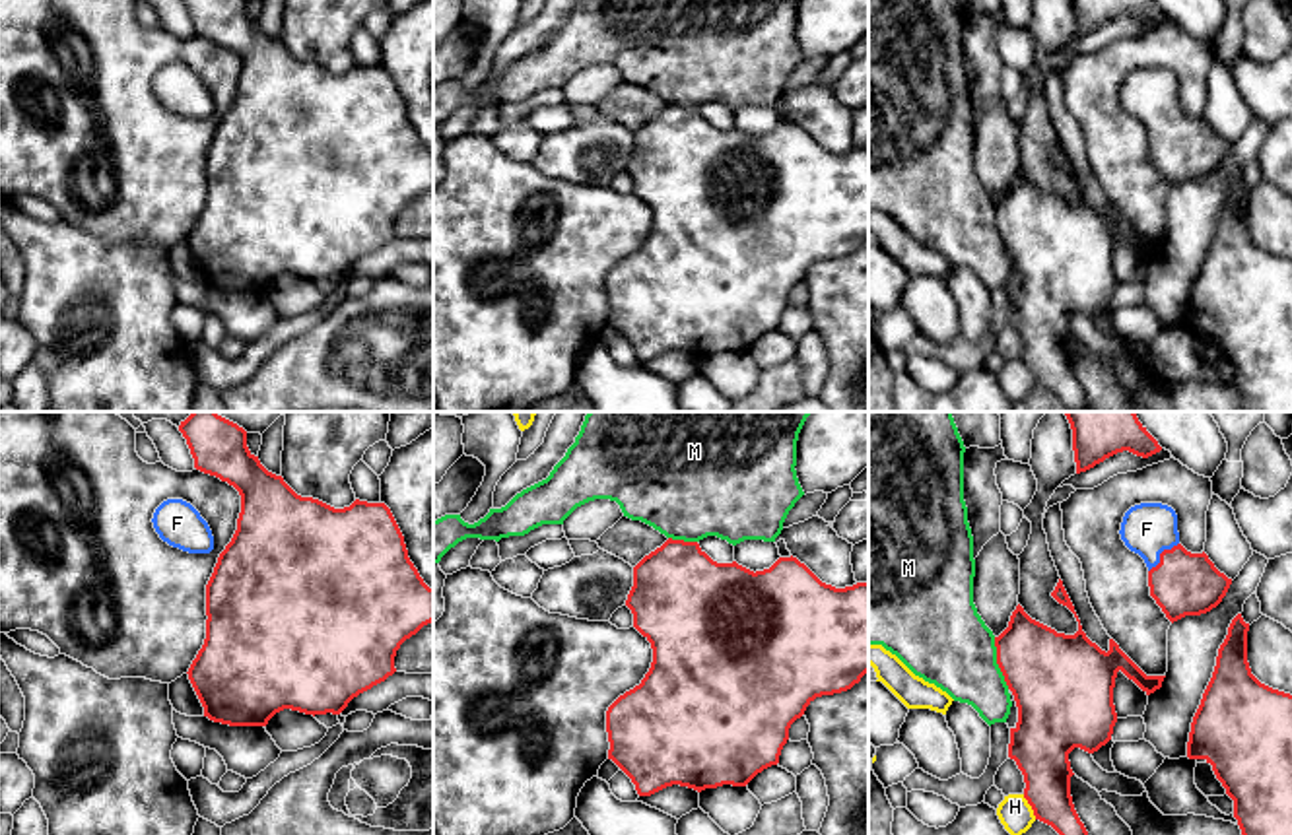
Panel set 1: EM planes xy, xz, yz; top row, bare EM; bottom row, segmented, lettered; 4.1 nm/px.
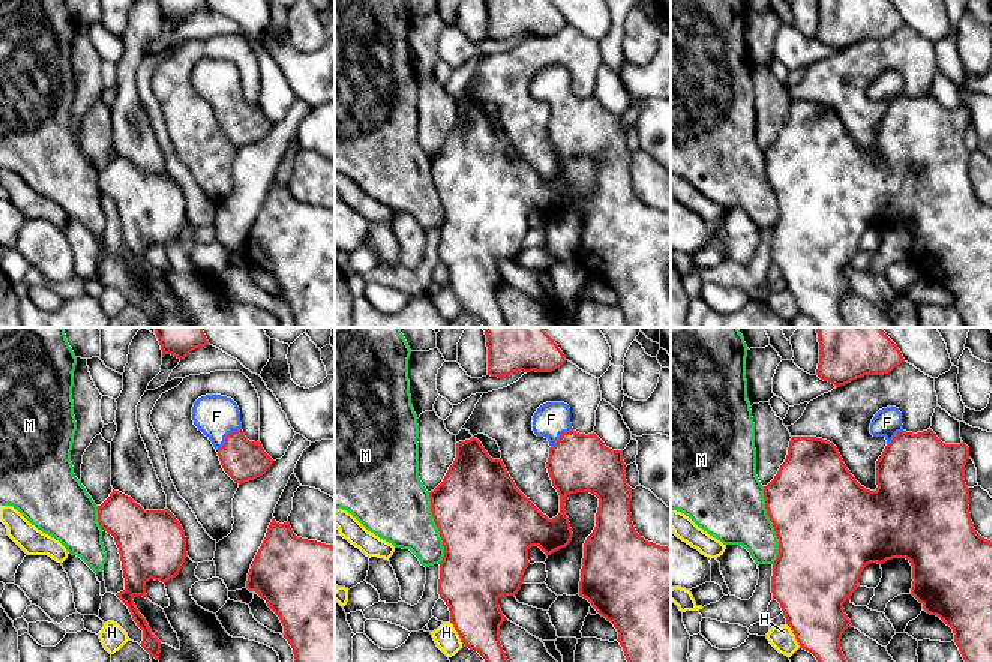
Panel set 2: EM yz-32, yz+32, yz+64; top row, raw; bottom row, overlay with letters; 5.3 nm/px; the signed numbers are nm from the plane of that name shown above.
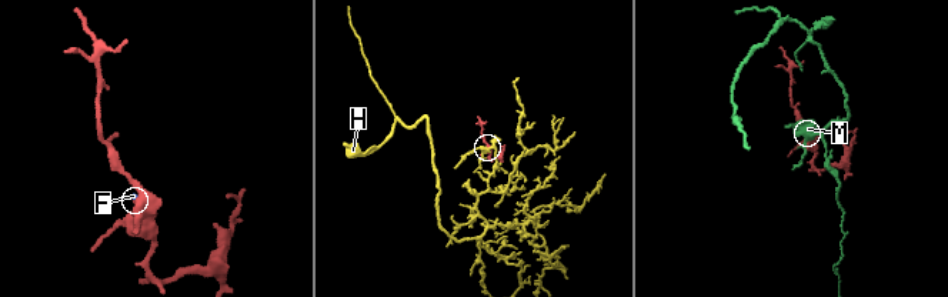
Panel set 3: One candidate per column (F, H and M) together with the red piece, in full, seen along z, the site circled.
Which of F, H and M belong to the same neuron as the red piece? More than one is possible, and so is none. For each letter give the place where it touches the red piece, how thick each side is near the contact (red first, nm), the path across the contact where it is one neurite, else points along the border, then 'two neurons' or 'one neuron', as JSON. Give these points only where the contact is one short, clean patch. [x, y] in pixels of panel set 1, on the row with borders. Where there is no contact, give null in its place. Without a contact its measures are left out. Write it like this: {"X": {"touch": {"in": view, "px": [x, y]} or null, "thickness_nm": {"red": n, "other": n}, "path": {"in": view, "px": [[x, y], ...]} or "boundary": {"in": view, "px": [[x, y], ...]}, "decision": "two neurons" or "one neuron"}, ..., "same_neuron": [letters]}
{"F": {"touch": {"in": "yz", "px": [1160, 554]}, "thickness_nm": {"red": 260, "other": 220}, "path": {"in": "yz", "px": [[1184, 583], [1160, 554], [1155, 536], [1147, 529]]}, "decision": "one neuron"}, "H": {"touch": {"in": "yz", "px": [1030, 804]}, "thickness_nm": {"red": 240, "other": 140}, "boundary": {"in": "yz", "px": [[1022, 795], [1036, 818]]}, "decision": "two neurons"}, "M": {"touch": {"in": "yz", "px": [997, 663]}, "thickness_nm": {"red": 380, "other": 360}, "decision": "two neurons"}, "same_neuron": ["F"]}

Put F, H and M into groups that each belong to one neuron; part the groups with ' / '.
F / H / M

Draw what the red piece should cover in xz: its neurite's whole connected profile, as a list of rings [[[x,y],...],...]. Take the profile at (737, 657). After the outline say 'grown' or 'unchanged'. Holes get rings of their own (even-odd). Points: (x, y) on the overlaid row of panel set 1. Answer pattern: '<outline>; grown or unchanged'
[[[668,538],[633,567],[626,606],[633,627],[651,643],[653,662],[641,684],[608,707],[606,732],[608,759],[631,779],[639,796],[672,785],[697,792],[746,786],[779,763],[791,724],[816,697],[847,691],[868,672],[868,583],[835,588],[793,555],[754,573],[736,561],[713,561],[697,542]]]; unchanged

